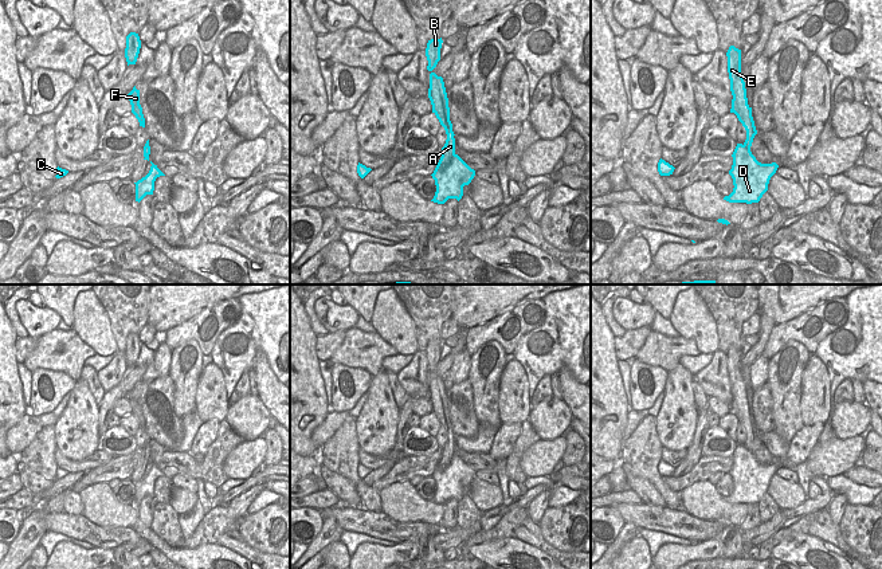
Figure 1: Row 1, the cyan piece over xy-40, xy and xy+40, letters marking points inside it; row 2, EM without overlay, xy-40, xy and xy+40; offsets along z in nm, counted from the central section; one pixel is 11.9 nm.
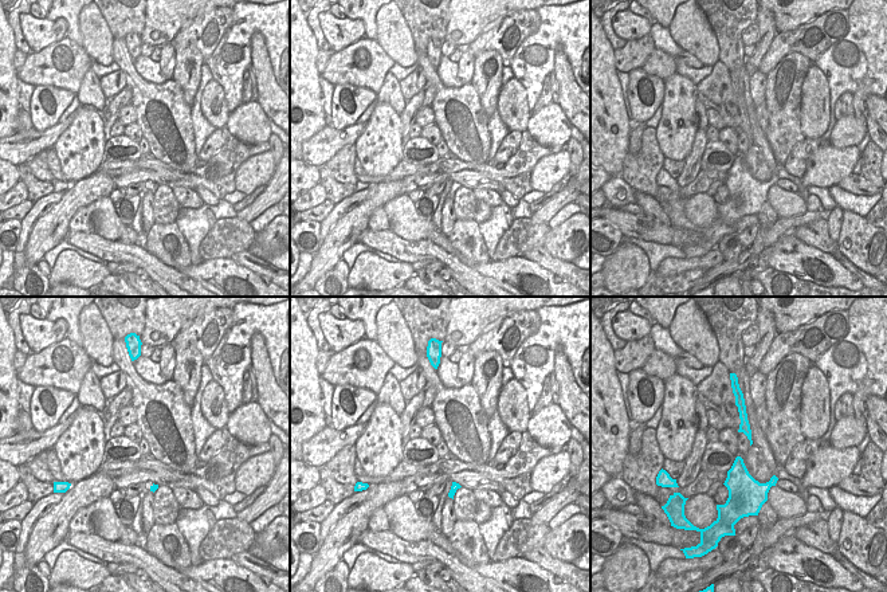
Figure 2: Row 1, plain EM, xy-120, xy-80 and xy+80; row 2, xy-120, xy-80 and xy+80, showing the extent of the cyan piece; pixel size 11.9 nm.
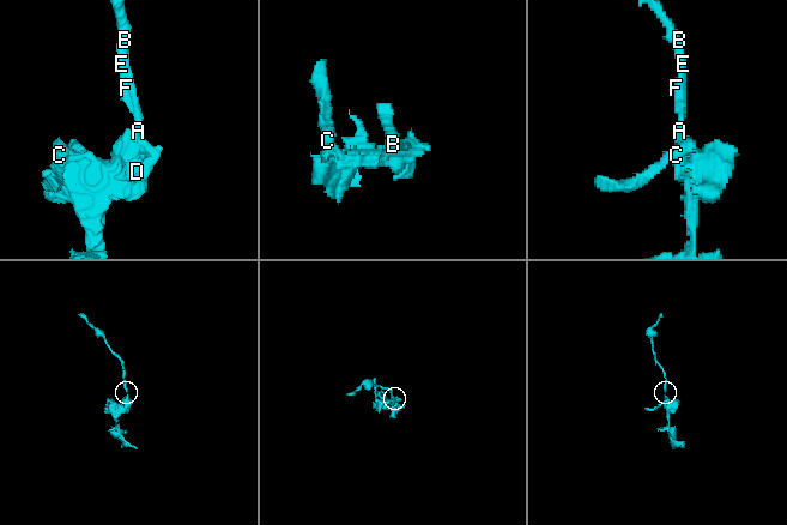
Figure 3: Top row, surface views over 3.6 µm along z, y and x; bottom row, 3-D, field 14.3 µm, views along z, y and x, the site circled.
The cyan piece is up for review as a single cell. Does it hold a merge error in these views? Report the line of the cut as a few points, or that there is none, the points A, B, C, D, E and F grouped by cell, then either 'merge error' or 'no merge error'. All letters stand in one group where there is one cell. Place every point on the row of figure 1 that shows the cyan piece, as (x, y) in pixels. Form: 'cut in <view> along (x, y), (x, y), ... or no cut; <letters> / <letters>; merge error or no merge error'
cut in xy+40 along (744, 144), (744, 157), (764, 172); A B E F / C D; merge error

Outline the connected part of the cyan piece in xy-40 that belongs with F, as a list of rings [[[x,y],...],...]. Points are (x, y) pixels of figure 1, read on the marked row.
[[[134,86],[133,90],[128,94],[128,98],[129,98],[130,105],[132,105],[132,113],[138,119],[140,126],[145,127],[145,118],[142,114],[142,107],[140,105],[140,90],[137,90]]]

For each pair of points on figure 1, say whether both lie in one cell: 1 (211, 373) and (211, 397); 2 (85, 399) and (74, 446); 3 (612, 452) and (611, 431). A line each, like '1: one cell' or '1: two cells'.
1: one cell
2: one cell
3: one cell

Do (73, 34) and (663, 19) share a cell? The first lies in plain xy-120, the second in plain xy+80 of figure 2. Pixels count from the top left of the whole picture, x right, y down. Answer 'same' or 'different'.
same

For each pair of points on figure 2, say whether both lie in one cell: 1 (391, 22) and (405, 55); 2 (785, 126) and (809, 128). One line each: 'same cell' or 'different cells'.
1: same cell
2: different cells

